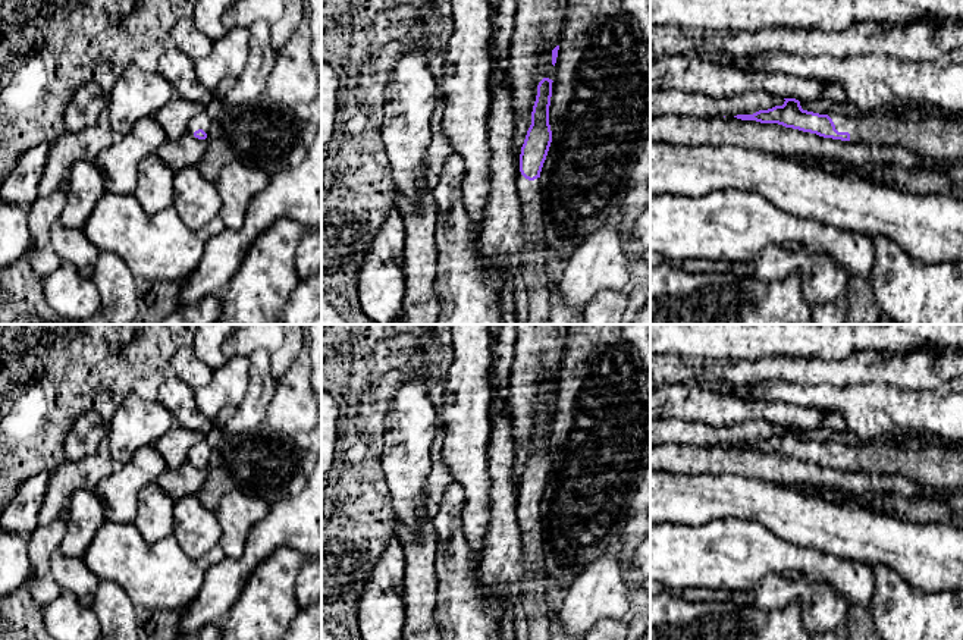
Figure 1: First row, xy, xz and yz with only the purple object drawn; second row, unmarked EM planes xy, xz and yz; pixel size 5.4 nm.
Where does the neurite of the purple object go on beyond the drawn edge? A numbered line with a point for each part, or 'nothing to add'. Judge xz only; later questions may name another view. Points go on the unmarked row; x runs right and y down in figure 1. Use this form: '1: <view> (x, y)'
1: xz (535, 582)

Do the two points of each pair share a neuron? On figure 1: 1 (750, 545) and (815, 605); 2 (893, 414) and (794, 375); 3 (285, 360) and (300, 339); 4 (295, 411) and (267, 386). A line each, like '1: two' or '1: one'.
1: two
2: two
3: one
4: two

